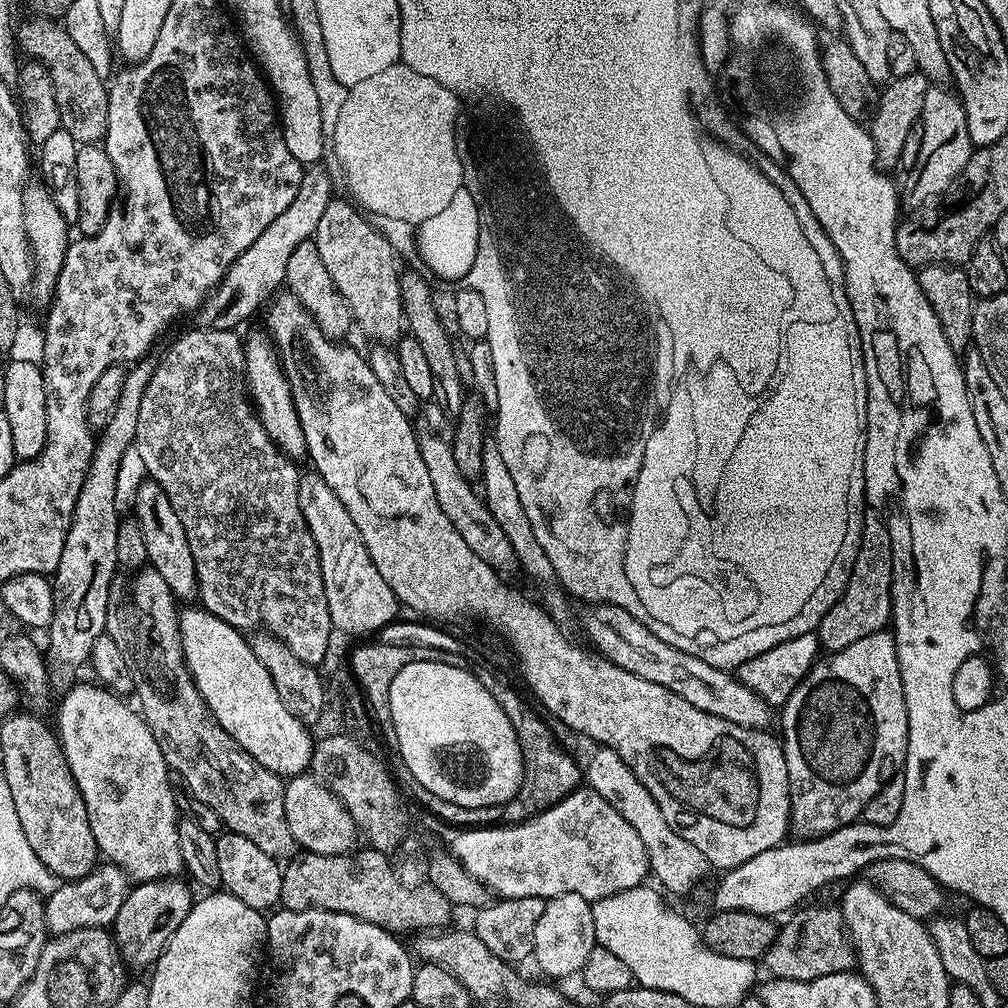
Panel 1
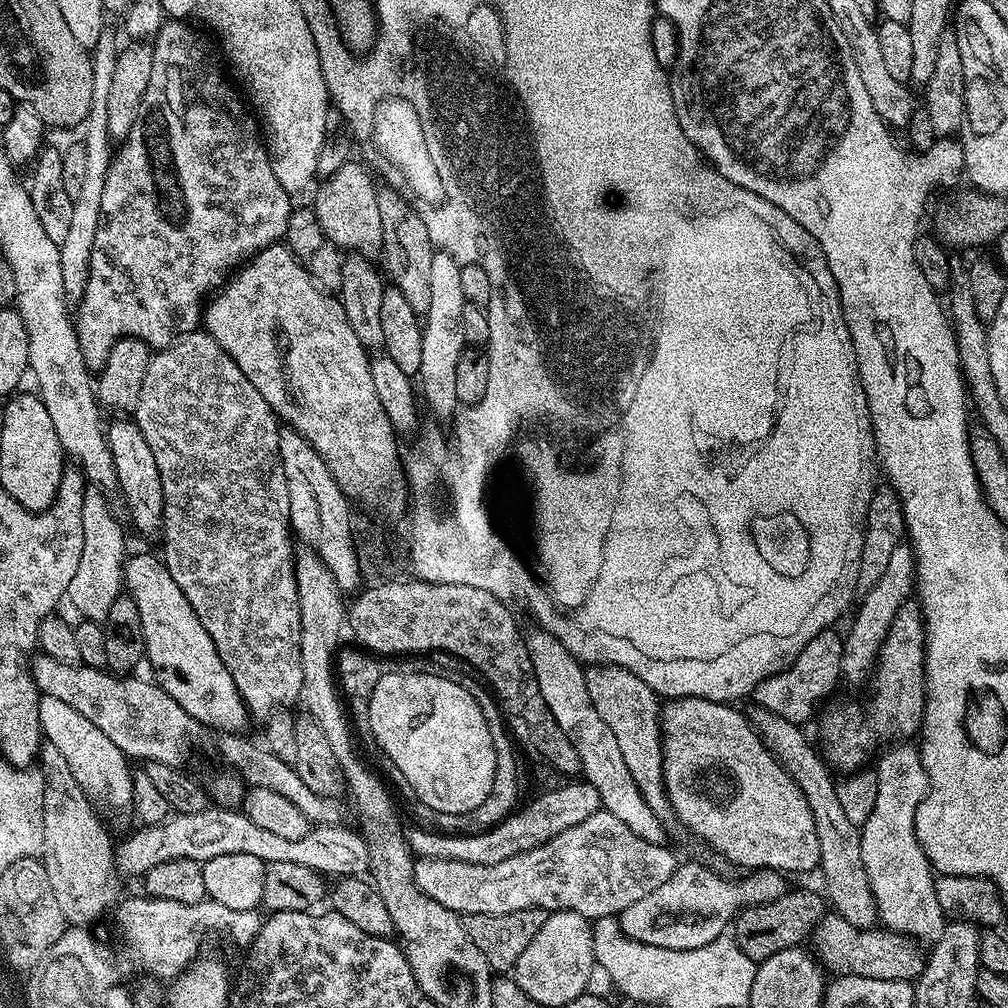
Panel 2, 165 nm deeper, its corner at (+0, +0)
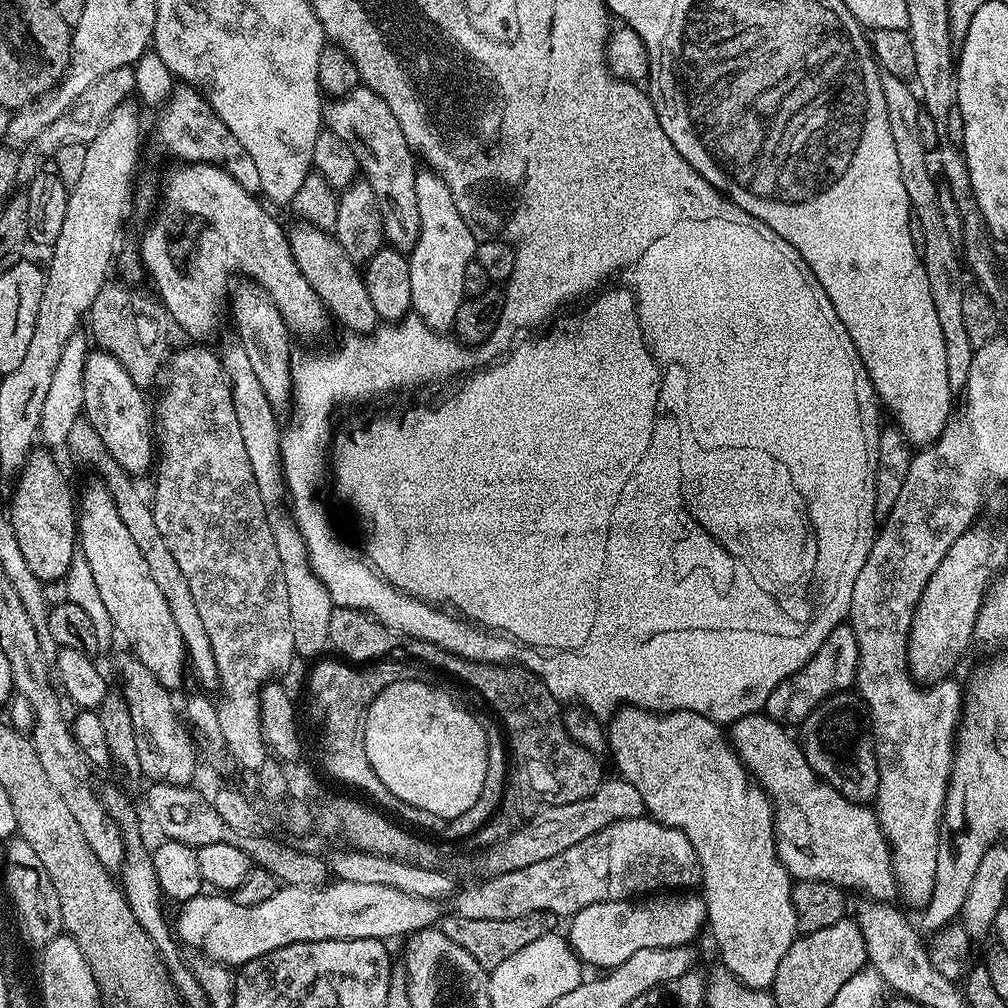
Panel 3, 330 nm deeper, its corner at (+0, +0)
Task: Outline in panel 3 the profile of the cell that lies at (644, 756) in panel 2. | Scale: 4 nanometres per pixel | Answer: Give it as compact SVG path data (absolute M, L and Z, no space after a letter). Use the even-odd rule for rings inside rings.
M621 706L607 721L606 735L608 737L608 752L610 757L612 756L613 762L616 763L617 770L620 771L617 773L626 782L630 782L630 786L634 786L634 790L638 790L638 794L642 794L645 813L659 824L665 824L674 830L682 830L682 834L686 834L686 838L690 838L690 846L694 846L694 854L698 854L698 862L700 863L700 884L704 897L706 928L707 931L712 931L712 936L716 939L717 946L720 947L720 956L724 959L725 964L723 967L733 979L747 988L771 989L774 974L778 974L778 965L782 962L782 958L786 958L786 950L790 950L790 946L798 935L796 907L792 901L794 881L788 875L786 866L782 866L782 862L776 856L776 814L772 811L771 798L764 793L759 784L753 781L748 769L740 760L739 754L733 748L725 729L702 714L649 712L646 708Z

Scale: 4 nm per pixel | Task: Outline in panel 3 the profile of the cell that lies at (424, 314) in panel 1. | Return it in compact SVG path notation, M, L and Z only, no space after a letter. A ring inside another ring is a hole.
M361 86L350 94L329 99L323 105L322 120L327 131L338 134L338 138L354 150L357 169L363 179L370 182L374 198L378 198L385 241L400 252L411 252L418 242L420 229L418 194L414 191L418 160L406 142L406 134L402 134L402 128L398 126L398 118L394 118L394 110L390 110L377 92Z

